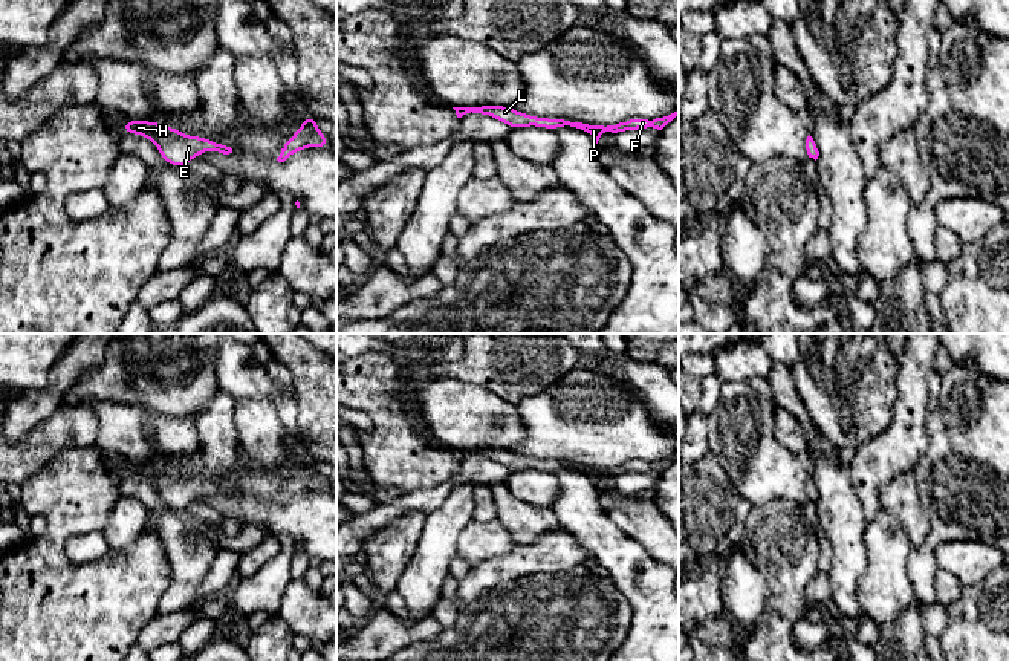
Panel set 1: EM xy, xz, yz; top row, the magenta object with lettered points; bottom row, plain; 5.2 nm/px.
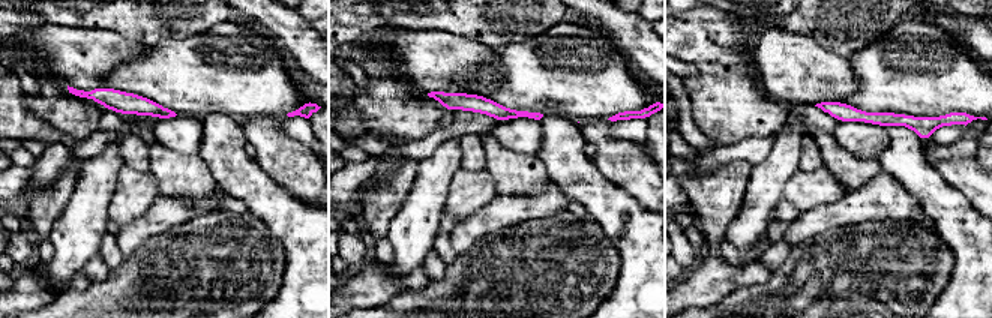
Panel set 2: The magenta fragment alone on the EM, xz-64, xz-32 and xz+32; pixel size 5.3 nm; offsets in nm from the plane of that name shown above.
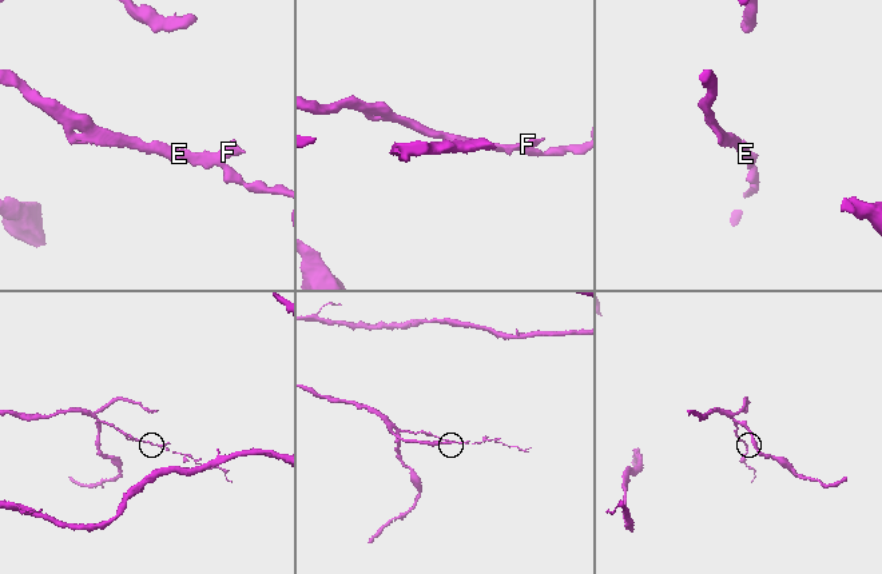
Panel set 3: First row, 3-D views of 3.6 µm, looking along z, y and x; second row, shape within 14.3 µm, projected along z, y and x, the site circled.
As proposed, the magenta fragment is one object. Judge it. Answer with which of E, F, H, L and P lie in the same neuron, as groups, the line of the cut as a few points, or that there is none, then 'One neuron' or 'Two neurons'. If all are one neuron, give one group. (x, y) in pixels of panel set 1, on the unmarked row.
Groups: E F H L P. No split. One neuron

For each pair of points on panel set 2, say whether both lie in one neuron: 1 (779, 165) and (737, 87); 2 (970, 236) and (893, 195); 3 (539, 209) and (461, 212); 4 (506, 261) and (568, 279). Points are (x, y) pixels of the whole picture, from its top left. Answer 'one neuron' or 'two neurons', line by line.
1: two neurons
2: two neurons
3: two neurons
4: one neuron

